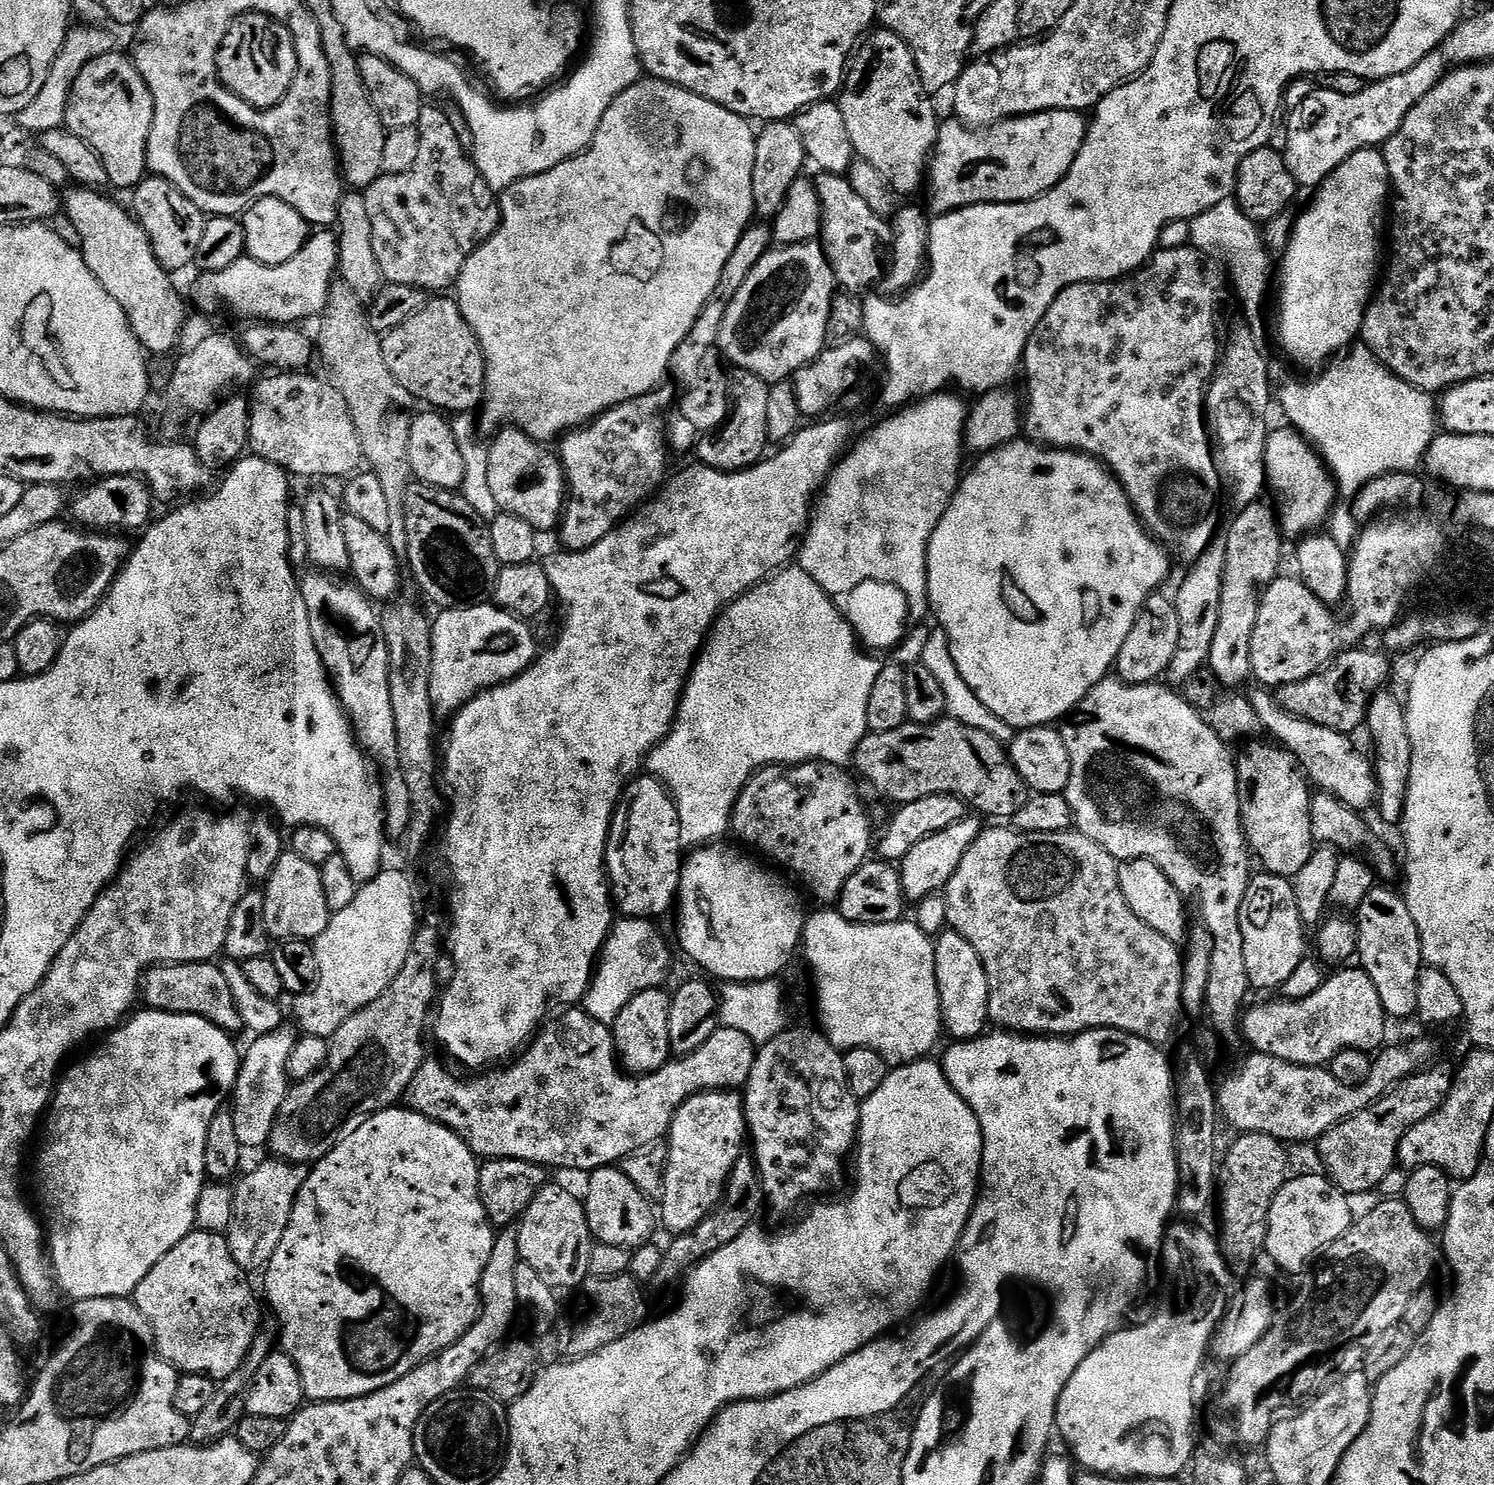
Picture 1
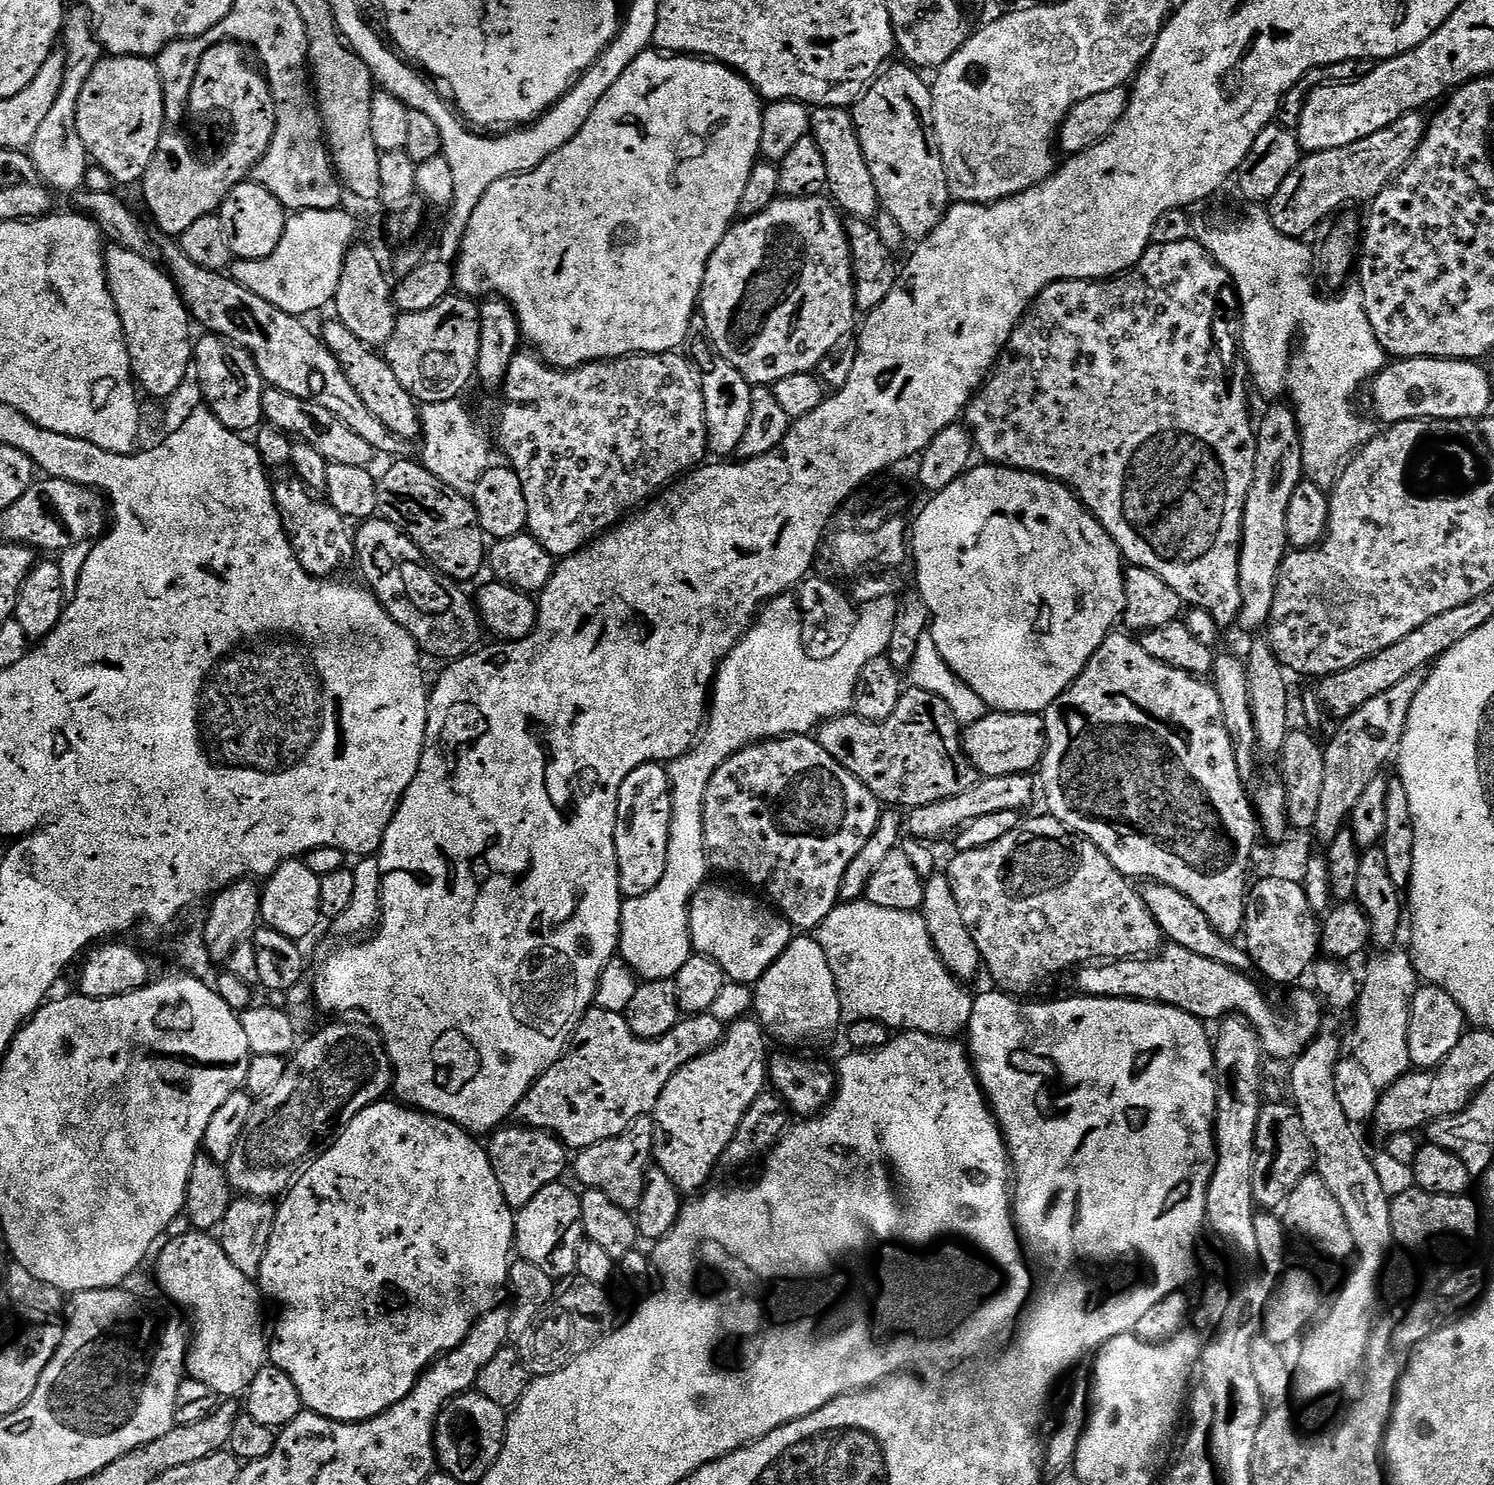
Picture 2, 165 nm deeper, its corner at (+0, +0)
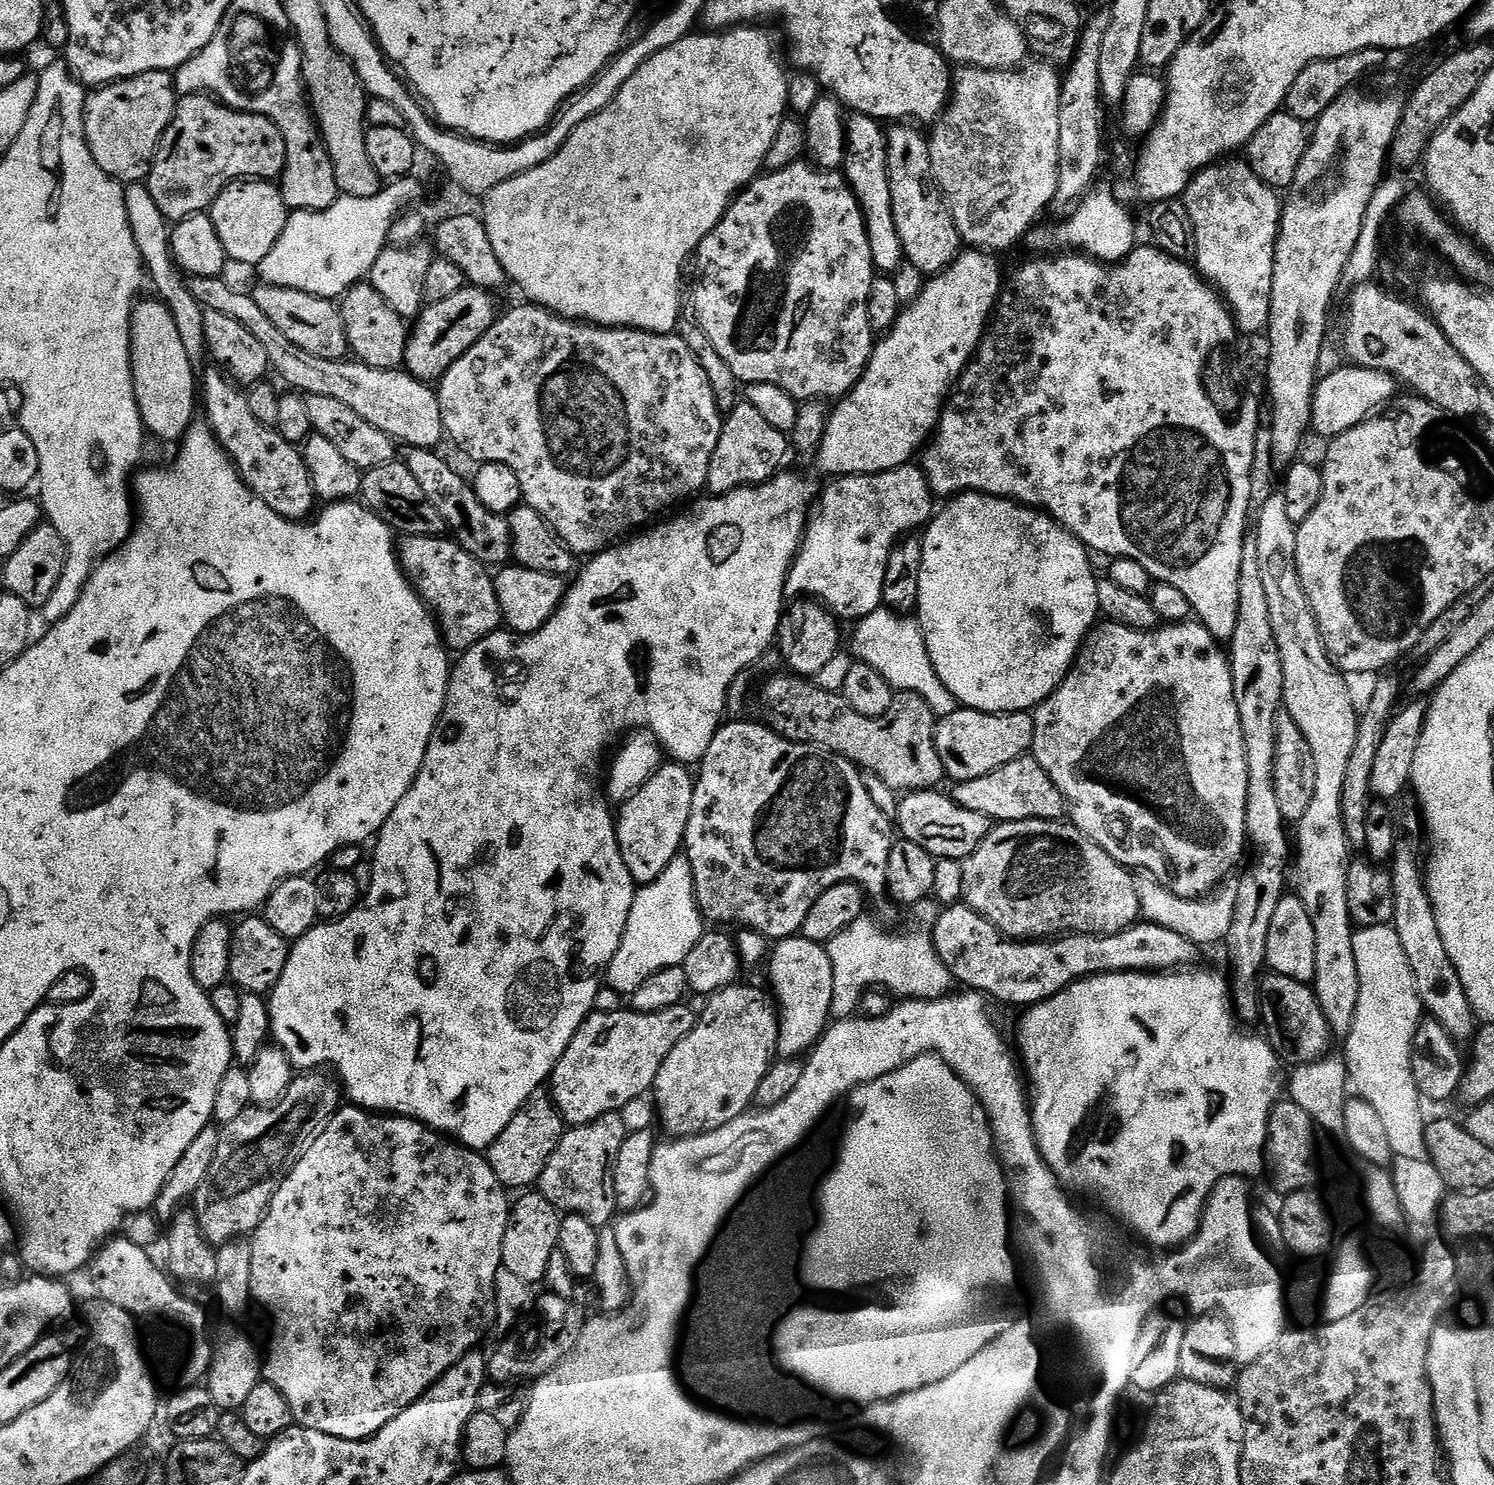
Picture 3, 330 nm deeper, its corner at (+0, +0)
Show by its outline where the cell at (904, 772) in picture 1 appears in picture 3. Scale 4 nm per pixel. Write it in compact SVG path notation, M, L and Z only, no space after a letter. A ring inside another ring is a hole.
M795 674L788 676L772 676L764 688L760 700L764 703L764 716L769 728L787 740L799 744L814 744L817 748L829 748L839 756L845 756L865 773L882 778L884 782L898 794L923 792L937 787L946 773L942 766L942 758L936 749L936 725L938 718L932 713L932 707L913 692L896 692L892 697L892 705L886 714L881 716L863 716L858 714L846 702L839 692L826 690L819 683Z

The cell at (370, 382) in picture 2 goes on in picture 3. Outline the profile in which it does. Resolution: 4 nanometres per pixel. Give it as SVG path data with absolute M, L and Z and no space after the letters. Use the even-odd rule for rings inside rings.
M263 282L257 283L256 289L251 289L250 295L254 302L294 346L306 350L306 354L318 354L318 358L342 360L349 355L348 335L344 319L339 307L331 299L316 297L314 294L303 293L302 290L283 288Z

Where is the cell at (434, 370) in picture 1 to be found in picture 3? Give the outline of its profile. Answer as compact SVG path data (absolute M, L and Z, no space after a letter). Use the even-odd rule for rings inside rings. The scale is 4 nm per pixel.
M465 286L458 294L450 294L450 298L442 298L442 302L428 304L416 316L408 333L408 345L404 355L403 367L425 382L439 381L440 377L490 330L490 326L498 319L496 312L497 297L484 288Z

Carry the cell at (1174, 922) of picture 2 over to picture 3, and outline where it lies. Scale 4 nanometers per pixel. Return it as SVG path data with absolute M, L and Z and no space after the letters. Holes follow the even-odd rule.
M1268 974L1261 979L1260 994L1262 1003L1258 1020L1264 1023L1263 1035L1285 1065L1314 1063L1329 1055L1328 1047L1334 1042L1334 1035L1309 985L1294 978Z

